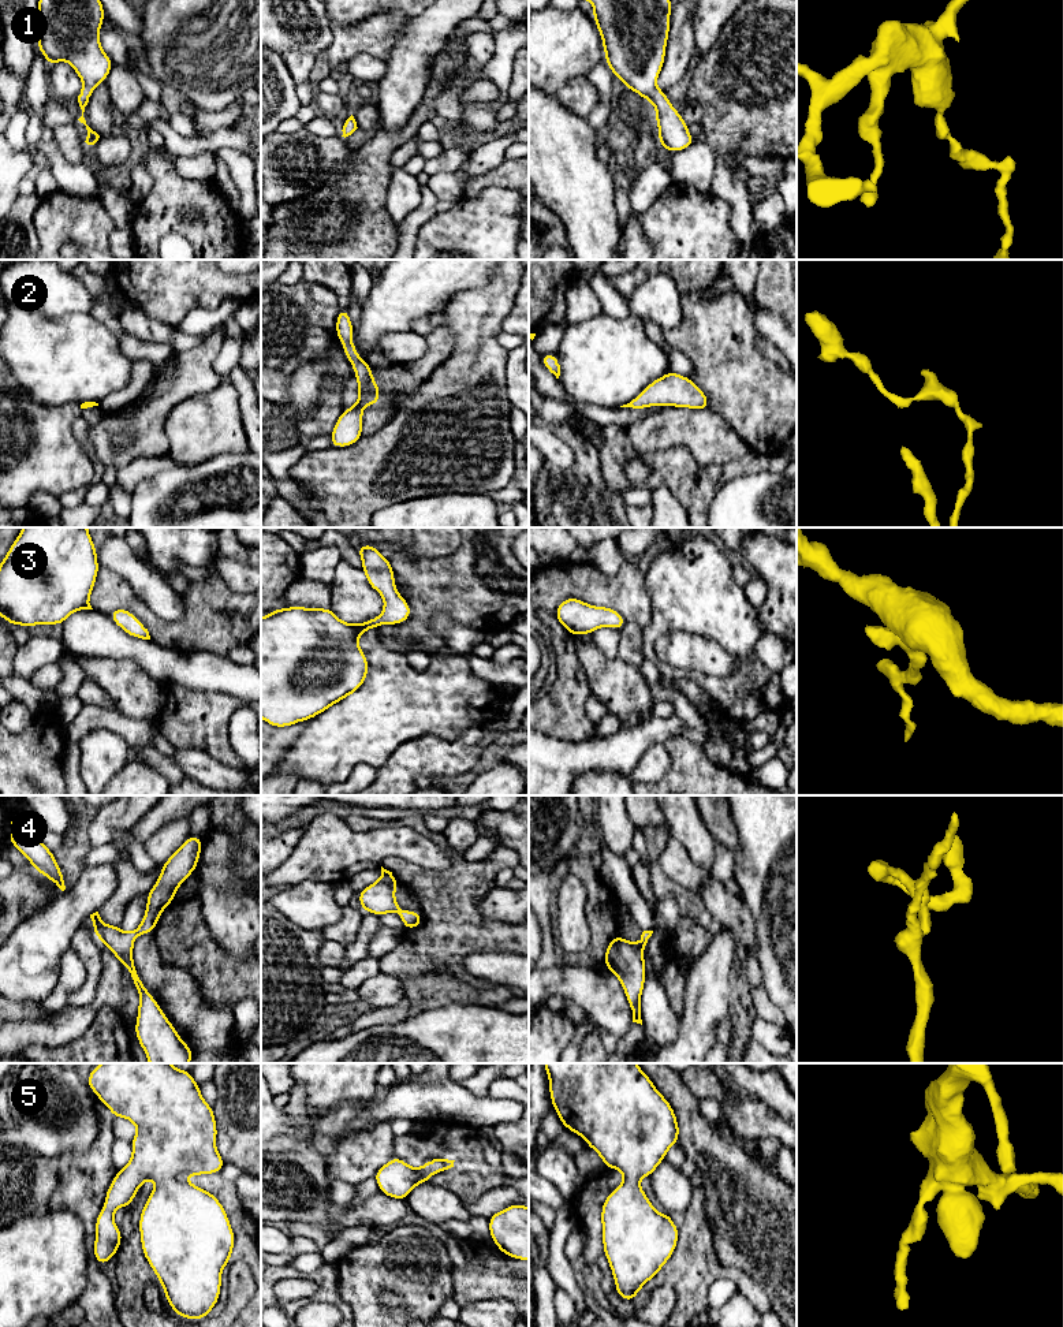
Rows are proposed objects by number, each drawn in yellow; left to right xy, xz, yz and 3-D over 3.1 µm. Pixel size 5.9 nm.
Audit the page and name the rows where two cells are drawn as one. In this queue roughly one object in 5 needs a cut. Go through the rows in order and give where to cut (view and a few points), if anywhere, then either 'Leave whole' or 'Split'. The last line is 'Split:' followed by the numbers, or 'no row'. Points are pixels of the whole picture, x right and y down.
1: No split. Leave whole
2: No split. Leave whole
3: No split. Leave whole
4: No split. Leave whole
5: No split. Leave whole
Split: no row

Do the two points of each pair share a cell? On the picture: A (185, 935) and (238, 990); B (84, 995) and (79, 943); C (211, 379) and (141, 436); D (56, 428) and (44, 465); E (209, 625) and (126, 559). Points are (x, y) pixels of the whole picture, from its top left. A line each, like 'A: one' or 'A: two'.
A: one
B: one
C: one
D: one
E: two

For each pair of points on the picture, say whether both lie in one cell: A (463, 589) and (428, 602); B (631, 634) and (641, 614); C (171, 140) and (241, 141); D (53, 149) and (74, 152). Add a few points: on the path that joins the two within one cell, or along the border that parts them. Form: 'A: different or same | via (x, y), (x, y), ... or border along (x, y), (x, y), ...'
A: same | via (455, 589), (440, 589), (436, 593)
B: different | border along (626, 621), (634, 622), (641, 627)
C: same | via (189, 144), (215, 144), (223, 141)
D: different | border along (48, 133), (70, 163), (82, 163)

